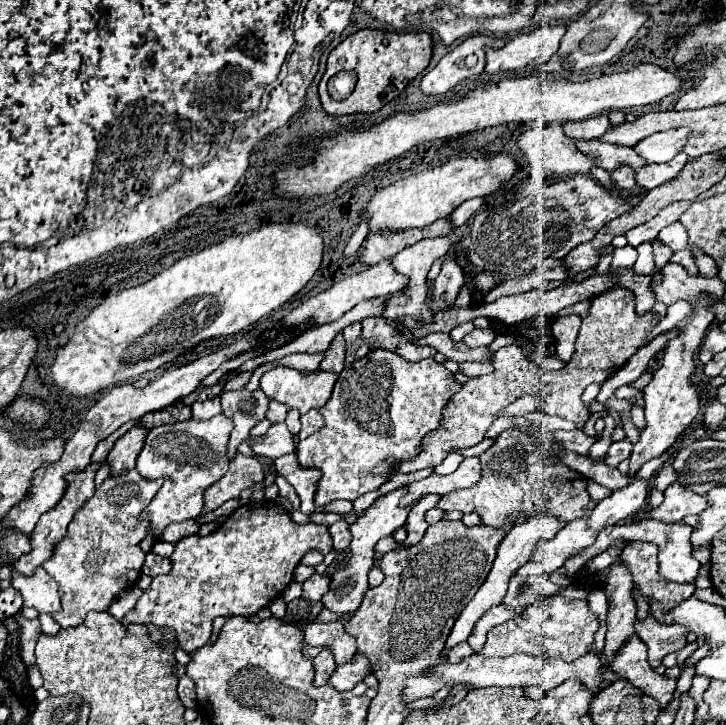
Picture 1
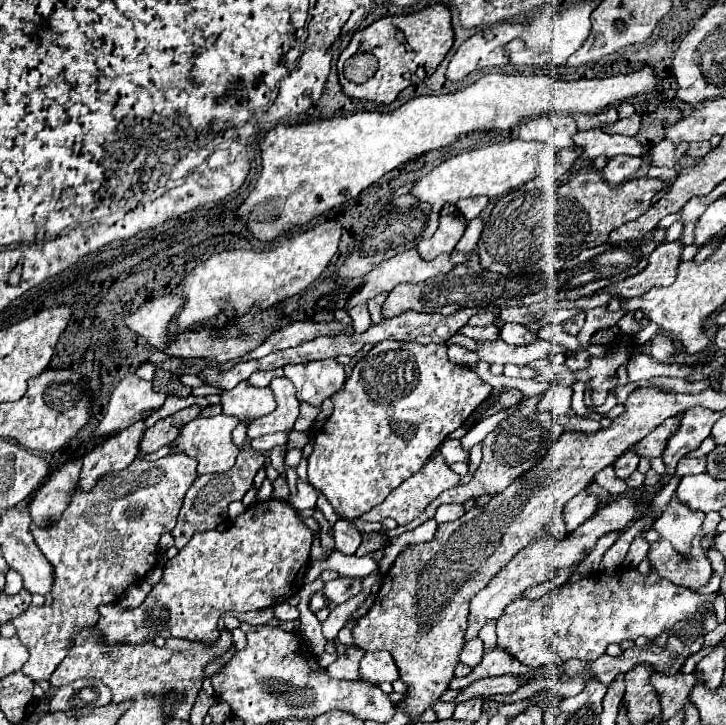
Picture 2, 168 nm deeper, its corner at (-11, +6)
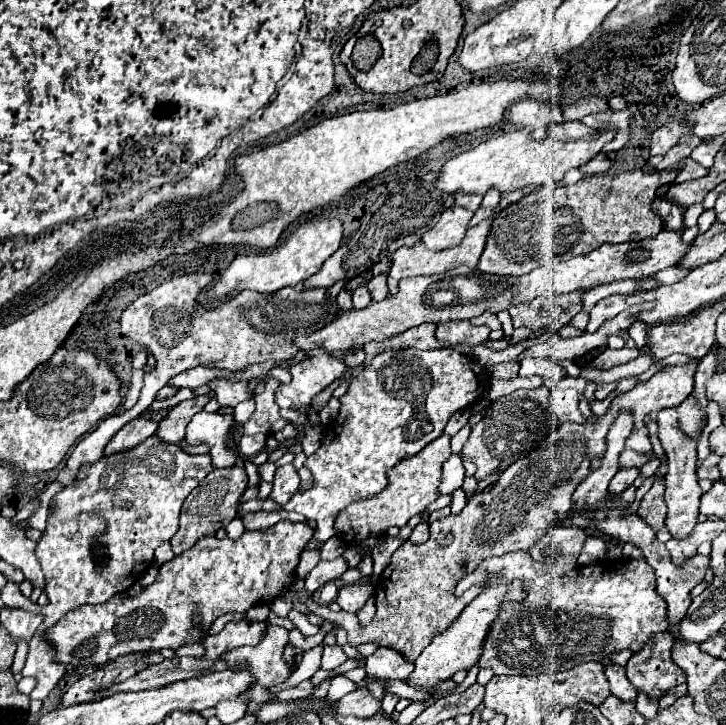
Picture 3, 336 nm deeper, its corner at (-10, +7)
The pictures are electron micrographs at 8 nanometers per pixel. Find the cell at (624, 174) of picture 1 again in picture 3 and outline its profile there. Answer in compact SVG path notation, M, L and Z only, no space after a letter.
M598 153L598 155L592 157L586 165L582 165L580 171L582 171L584 175L594 175L594 173L598 175L598 173L606 173L612 165L614 165L612 159L608 159L604 153Z

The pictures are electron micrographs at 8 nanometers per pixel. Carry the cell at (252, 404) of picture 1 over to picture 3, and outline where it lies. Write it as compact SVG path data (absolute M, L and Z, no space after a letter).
M214 379L214 381L210 381L210 389L216 393L216 399L222 407L236 407L238 403L254 397L248 391L248 381L230 383L226 379Z

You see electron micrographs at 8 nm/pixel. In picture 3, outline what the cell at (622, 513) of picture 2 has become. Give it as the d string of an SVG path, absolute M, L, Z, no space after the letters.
M512 581L506 585L496 585L490 587L486 591L482 591L458 617L458 621L454 621L454 625L450 625L450 629L446 629L446 633L440 633L438 637L432 639L432 643L420 653L420 657L416 659L416 669L414 673L406 679L406 683L414 685L414 687L434 687L438 681L450 679L456 671L460 669L470 669L482 655L482 645L486 641L486 635L490 633L492 623L498 617L500 607L506 601L522 601L526 597L526 589L522 589L522 581Z

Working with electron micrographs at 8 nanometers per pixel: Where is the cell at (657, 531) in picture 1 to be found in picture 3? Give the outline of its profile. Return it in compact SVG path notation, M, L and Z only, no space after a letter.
M664 409L662 413L658 413L658 437L660 443L668 455L668 473L666 473L666 505L668 505L668 515L666 515L666 529L670 531L670 535L674 539L684 539L692 533L694 525L698 523L698 501L702 497L702 489L698 485L696 479L696 441L692 441L690 437L686 437L680 429L678 429L678 413L676 409Z

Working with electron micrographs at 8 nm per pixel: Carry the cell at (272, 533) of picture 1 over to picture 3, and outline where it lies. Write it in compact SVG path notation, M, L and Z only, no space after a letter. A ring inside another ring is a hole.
M278 521L264 531L244 531L236 541L200 537L194 547L164 563L156 581L144 587L140 595L116 595L102 605L80 605L48 629L46 639L54 641L58 661L66 665L104 665L128 653L200 643L220 615L230 611L246 613L254 605L268 605L286 595L296 581L300 553L312 535L314 529L308 523ZM194 613L202 629L194 623Z

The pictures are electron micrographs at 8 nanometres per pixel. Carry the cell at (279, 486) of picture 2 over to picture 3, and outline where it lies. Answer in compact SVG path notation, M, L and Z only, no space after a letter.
M284 465L276 469L274 481L272 481L272 493L270 499L274 499L278 505L286 505L290 497L298 491L300 477L292 465Z

